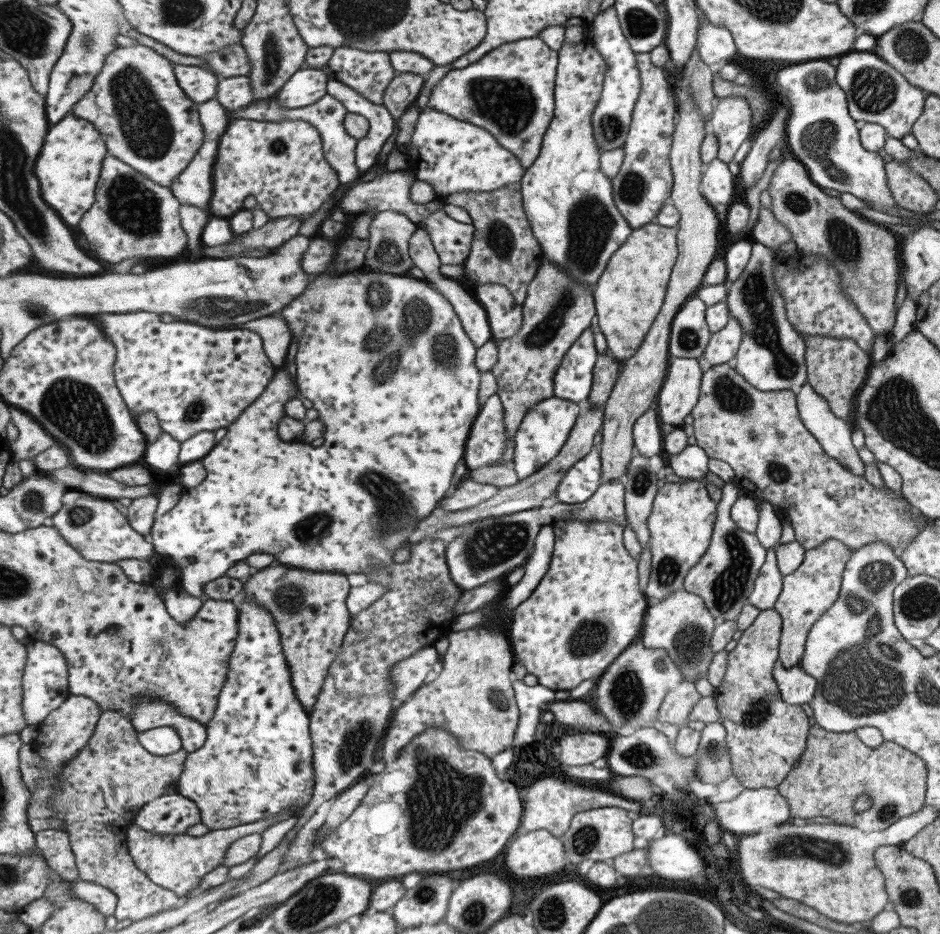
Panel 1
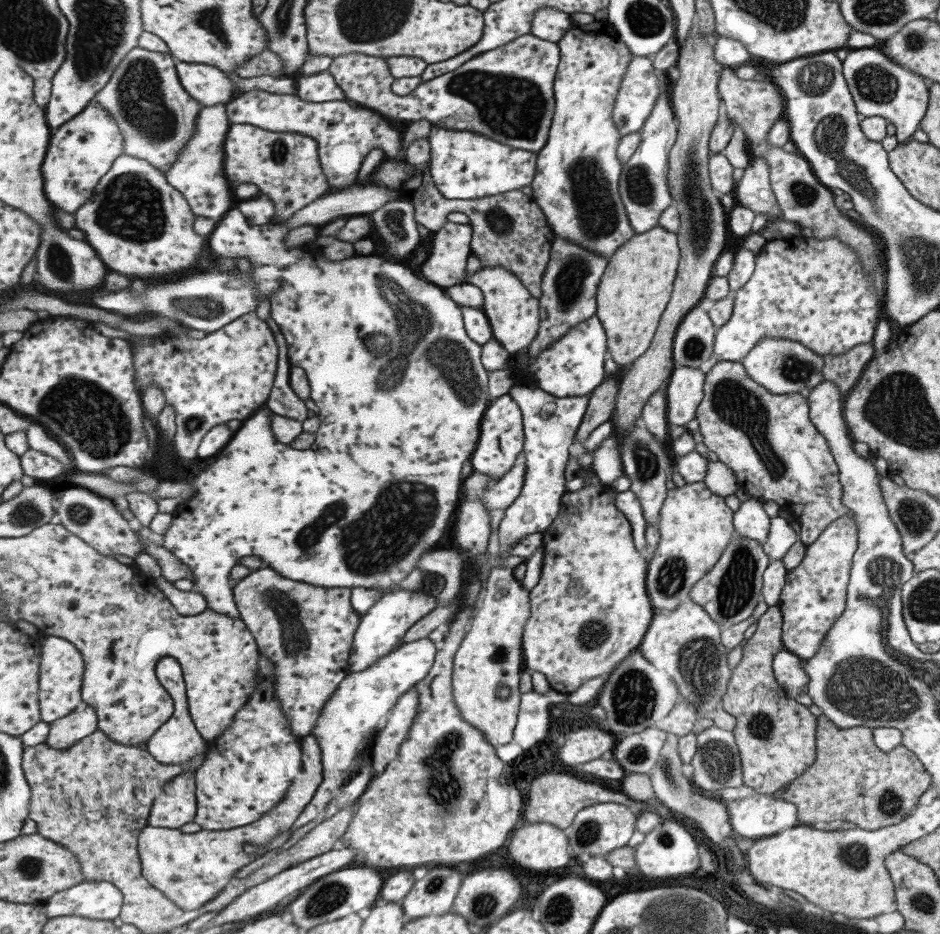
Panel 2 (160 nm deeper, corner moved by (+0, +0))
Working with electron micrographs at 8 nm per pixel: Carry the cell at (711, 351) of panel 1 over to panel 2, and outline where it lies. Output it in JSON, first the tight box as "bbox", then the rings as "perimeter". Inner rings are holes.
{"bbox":[713,236,879,362],"perimeter":[[[788,236],[766,241],[756,255],[754,271],[741,288],[732,293],[732,313],[724,325],[716,329],[713,354],[718,361],[740,362],[740,360],[764,336],[786,338],[800,342],[815,354],[843,354],[853,346],[872,340],[879,322],[879,302],[873,279],[862,267],[855,251],[837,237],[814,239],[811,236]]]}

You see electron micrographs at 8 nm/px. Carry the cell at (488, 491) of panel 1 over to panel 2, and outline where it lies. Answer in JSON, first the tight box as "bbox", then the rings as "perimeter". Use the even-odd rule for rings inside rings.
{"bbox":[483,458,527,510],"perimeter":[[[521,458],[521,462],[513,467],[497,484],[483,490],[485,506],[491,510],[507,510],[519,497],[525,487],[527,474],[527,460]]]}

